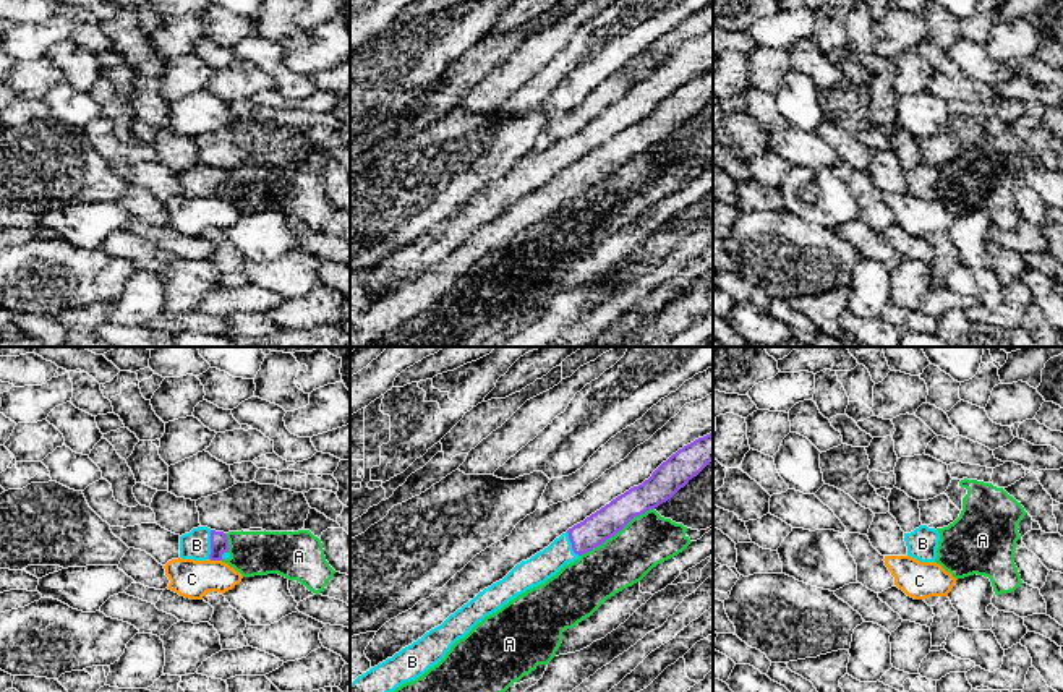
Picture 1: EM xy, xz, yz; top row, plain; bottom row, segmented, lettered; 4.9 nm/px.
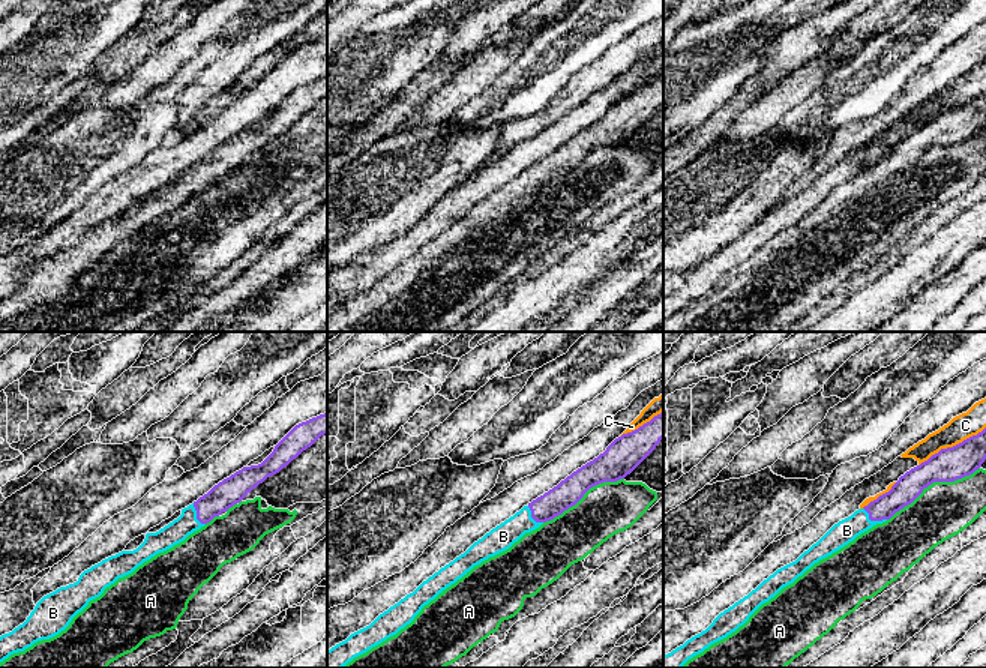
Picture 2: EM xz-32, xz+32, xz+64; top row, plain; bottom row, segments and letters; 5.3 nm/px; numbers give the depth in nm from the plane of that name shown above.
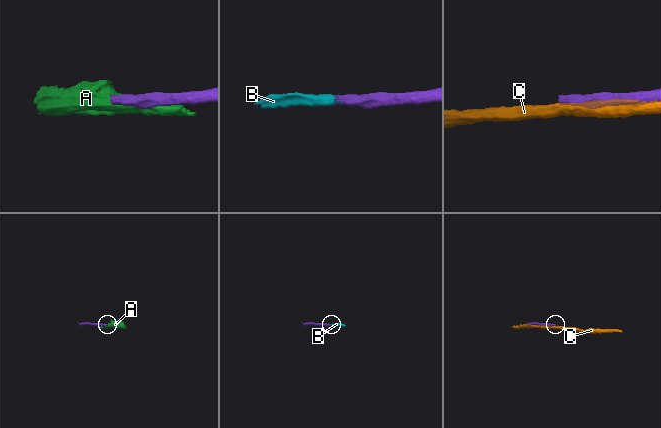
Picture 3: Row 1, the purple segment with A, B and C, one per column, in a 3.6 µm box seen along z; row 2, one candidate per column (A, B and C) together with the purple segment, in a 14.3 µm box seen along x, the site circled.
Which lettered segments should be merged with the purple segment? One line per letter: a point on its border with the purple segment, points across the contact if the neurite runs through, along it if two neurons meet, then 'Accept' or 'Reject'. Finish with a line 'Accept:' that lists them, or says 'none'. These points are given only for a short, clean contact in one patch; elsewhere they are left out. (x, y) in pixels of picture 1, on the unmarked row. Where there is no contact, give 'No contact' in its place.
A: Touches purple at xz (616, 169). Reject
B: Touches purple at xy (211, 182). Path across: xy (219, 180), (211, 182), (196, 182). Accept
C: Touches purple at xy (216, 196). Reject
Accept: B

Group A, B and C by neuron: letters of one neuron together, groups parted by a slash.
A / B / C

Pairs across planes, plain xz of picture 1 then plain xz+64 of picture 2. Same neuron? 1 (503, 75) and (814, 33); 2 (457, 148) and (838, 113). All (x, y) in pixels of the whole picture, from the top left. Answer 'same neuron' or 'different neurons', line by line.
1: different neurons
2: different neurons

